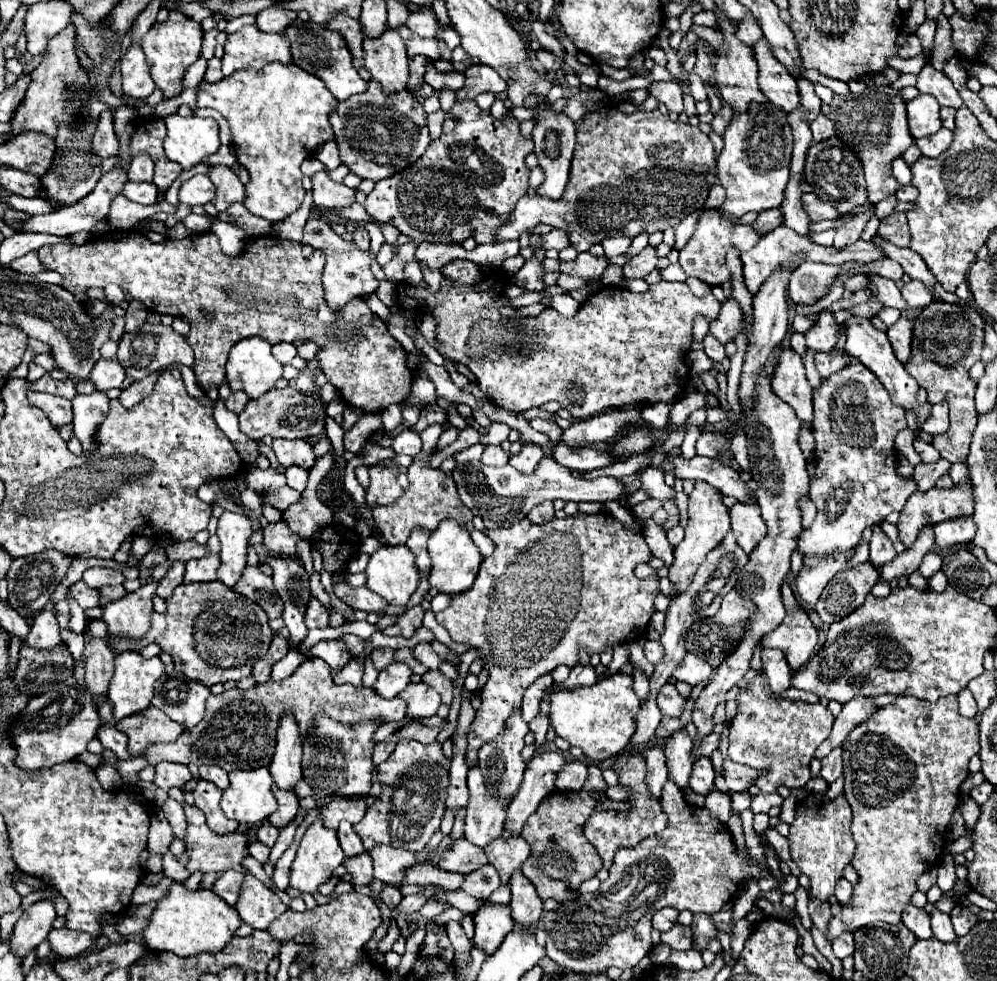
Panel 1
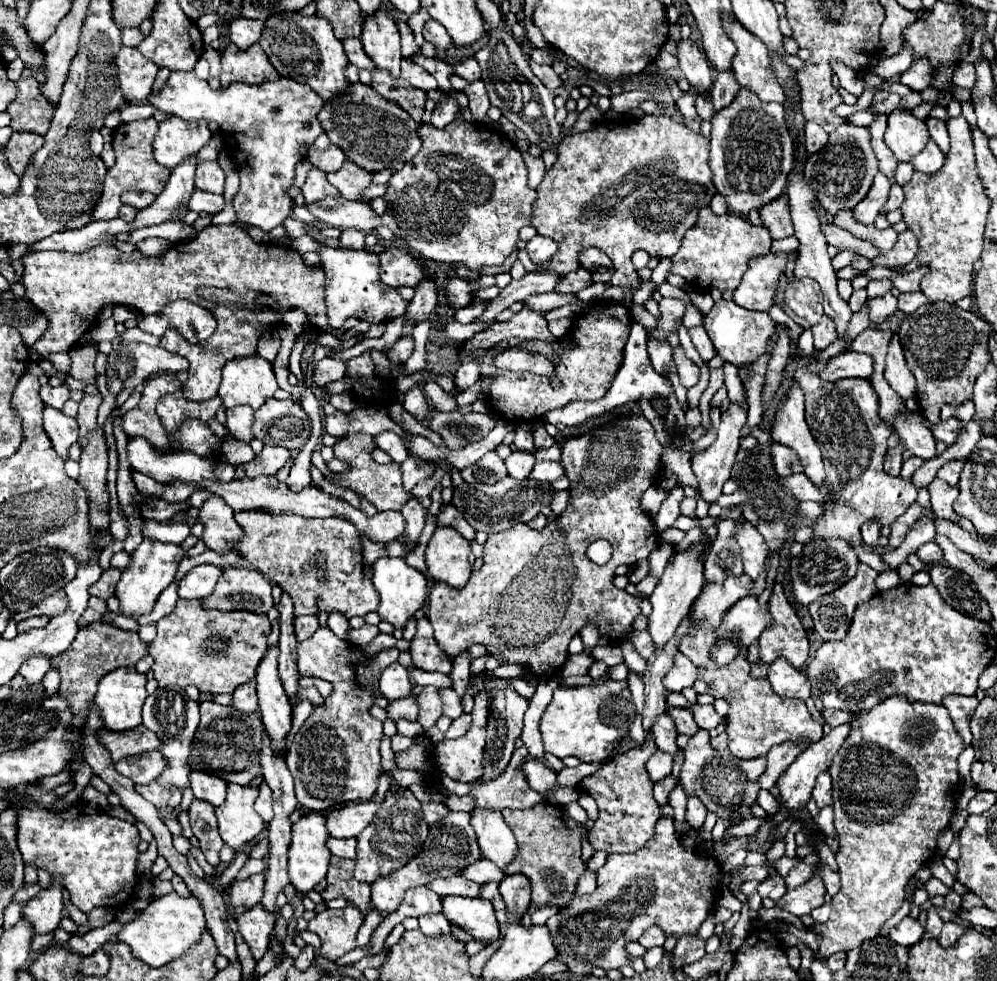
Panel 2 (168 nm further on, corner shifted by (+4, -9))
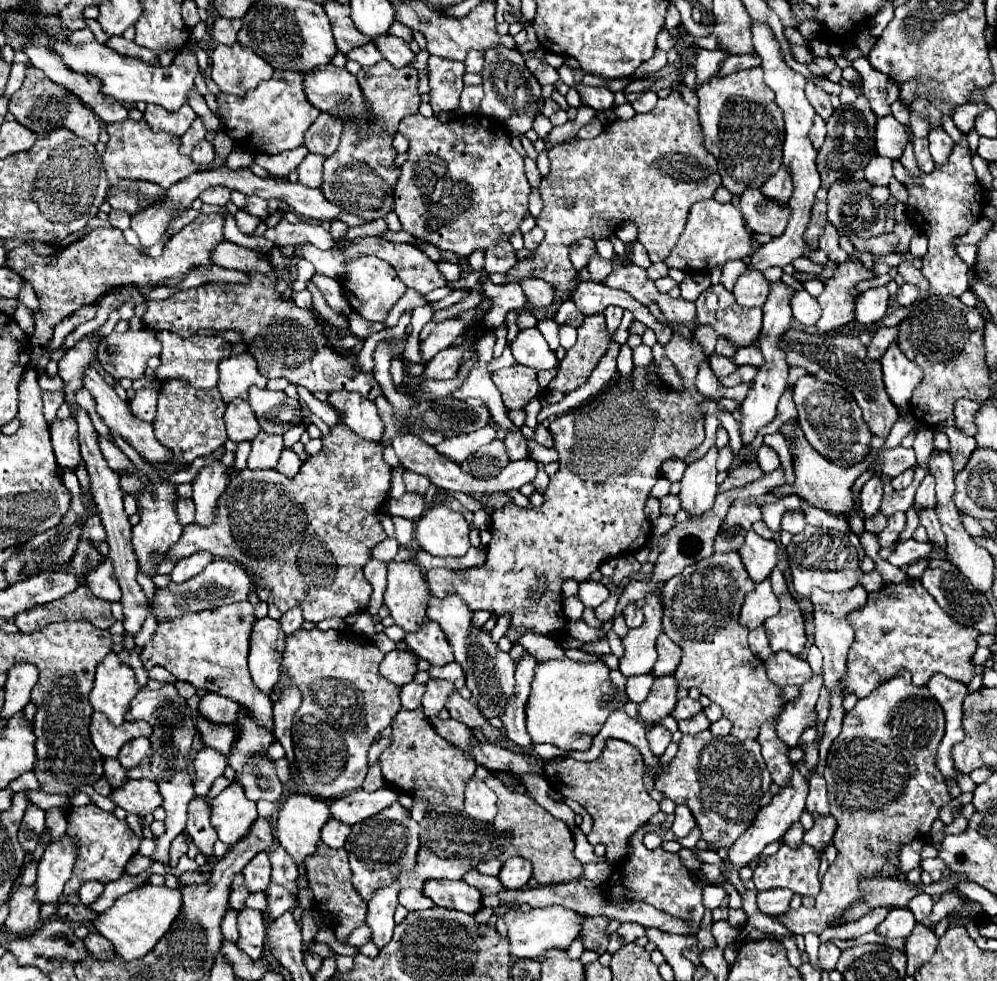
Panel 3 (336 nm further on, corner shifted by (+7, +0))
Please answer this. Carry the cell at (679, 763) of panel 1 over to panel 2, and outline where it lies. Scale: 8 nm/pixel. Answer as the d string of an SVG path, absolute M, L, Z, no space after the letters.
M663 712L659 718L655 718L655 726L651 726L651 734L655 738L655 744L659 750L675 756L675 752L679 750L677 748L677 730L675 730L675 724L673 724L673 718Z

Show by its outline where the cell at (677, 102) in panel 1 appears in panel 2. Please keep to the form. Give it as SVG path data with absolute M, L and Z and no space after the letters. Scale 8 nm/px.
M631 90L631 92L621 92L617 96L611 96L611 110L617 114L627 114L631 108L637 108L641 100L651 100L649 92L643 90Z

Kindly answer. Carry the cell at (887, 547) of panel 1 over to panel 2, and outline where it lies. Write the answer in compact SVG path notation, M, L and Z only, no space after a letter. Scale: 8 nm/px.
M865 522L863 524L863 530L861 530L861 536L863 536L863 542L867 546L877 546L877 540L879 540L879 522Z

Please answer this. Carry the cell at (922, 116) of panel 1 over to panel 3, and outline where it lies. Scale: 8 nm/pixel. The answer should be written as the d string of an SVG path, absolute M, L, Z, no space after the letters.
M894 115L880 117L876 123L876 153L882 157L898 159L904 147L912 141L912 131L908 125L900 123Z

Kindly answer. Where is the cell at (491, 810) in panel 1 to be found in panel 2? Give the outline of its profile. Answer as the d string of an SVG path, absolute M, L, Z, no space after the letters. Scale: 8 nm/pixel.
M523 746L517 748L503 776L487 782L485 786L477 784L471 790L477 808L531 808L543 800L535 790L529 790L529 784L523 782L523 772L517 770L525 762L523 758L527 758L527 754L529 752L523 750Z

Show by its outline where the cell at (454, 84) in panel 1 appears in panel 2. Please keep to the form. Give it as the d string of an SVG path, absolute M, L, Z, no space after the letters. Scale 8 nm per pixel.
M403 58L403 66L401 66L401 78L405 78L411 86L421 88L421 90L431 90L437 88L435 78L419 64L413 64L411 60Z

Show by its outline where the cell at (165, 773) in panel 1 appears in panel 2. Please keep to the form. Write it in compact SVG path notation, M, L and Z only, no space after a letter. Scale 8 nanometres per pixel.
M151 782L151 784L137 784L135 790L145 798L149 800L153 806L157 808L163 808L163 806L171 806L171 808L177 808L179 802L181 802L181 792L177 788L173 788L173 792L167 792L163 790L157 782Z

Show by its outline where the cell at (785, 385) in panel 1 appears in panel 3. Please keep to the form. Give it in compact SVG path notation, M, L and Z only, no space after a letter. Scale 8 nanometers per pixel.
M794 427L794 433L786 437L786 443L790 447L790 453L792 453L792 459L794 459L794 473L796 473L796 483L794 485L784 484L778 488L775 488L772 493L777 497L784 495L796 494L800 497L804 497L806 501L810 501L812 505L824 509L824 511L830 511L830 513L836 513L836 515L846 515L846 511L854 505L854 499L852 499L852 493L850 493L850 487L852 483L856 481L856 477L860 477L865 471L868 471L866 467L870 467L871 461L873 461L877 455L885 448L872 450L871 455L865 458L865 461L854 465L854 467L838 467L836 463L828 461L826 457L822 457L816 449L812 449L812 445L806 441L804 433L802 433L802 427Z

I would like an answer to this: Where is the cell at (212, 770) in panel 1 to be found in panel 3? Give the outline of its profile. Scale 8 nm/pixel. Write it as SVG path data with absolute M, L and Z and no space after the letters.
M200 749L198 755L194 757L194 791L198 797L206 797L210 793L212 783L224 775L228 761L224 761L224 757L220 757L220 753L216 753L216 749Z

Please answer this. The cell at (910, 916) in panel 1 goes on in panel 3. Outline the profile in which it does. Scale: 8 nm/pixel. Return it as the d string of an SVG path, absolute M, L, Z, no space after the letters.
M894 907L886 919L878 925L878 933L886 937L908 937L914 929L916 919L912 917L912 911L906 907Z

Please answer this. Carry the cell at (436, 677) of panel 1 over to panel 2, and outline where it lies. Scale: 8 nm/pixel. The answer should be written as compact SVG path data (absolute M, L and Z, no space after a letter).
M445 688L441 690L441 700L443 700L443 714L449 716L449 718L459 718L463 714L463 708L461 708L461 698L459 694L453 690L453 688Z

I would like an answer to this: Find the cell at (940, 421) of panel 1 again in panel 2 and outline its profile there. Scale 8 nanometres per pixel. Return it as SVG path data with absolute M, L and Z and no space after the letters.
M949 418L947 422L937 422L933 428L935 440L943 440L947 446L955 444L955 438L959 436L959 430L963 430L963 422L957 418Z

